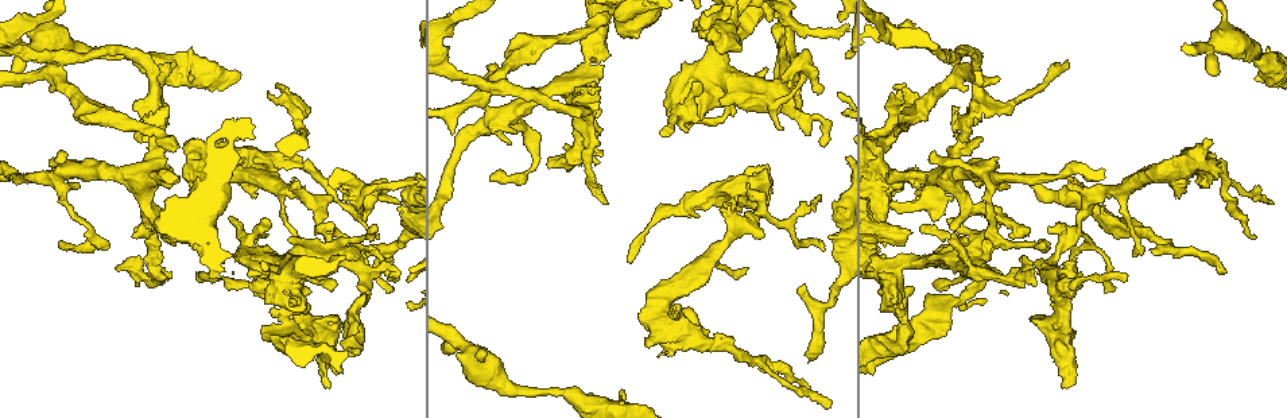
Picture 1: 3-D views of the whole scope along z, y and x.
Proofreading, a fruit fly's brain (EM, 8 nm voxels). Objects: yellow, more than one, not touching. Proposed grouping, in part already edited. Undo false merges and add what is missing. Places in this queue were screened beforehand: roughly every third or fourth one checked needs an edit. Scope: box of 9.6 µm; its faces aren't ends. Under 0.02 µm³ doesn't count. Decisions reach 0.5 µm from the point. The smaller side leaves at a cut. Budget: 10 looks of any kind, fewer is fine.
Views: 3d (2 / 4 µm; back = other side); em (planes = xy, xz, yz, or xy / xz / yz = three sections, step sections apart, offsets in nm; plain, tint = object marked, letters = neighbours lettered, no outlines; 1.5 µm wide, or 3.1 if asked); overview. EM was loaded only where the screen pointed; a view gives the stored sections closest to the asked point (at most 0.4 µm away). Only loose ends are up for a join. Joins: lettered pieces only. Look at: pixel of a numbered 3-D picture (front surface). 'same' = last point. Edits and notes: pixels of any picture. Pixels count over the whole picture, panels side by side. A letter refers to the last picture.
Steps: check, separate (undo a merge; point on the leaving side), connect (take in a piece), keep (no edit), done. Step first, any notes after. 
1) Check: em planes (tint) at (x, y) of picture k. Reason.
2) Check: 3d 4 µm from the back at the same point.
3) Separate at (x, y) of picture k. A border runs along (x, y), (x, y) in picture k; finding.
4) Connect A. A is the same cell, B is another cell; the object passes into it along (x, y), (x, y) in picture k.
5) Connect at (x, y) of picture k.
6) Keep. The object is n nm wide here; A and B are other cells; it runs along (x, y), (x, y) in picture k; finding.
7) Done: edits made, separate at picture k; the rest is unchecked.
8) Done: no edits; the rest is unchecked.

Check: 3d 2 µm at (724, 203) of picture 1. Free end.

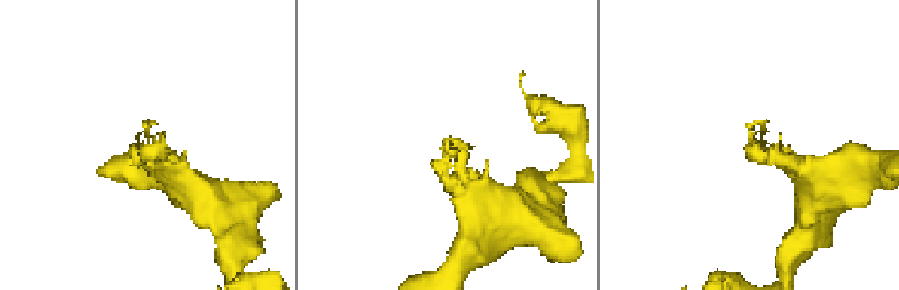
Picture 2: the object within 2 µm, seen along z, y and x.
Check: em planes (plain) at (145, 120) of picture 2.

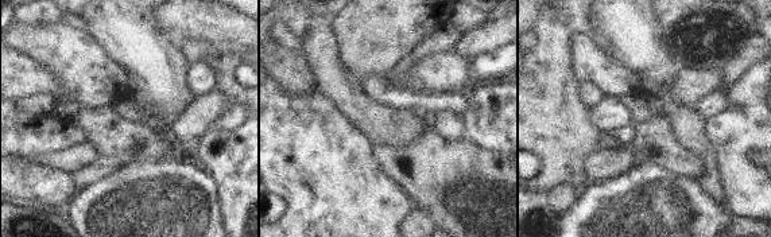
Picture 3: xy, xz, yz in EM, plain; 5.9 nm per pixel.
Check: em planes (letters) at the same point. See the neighbours.

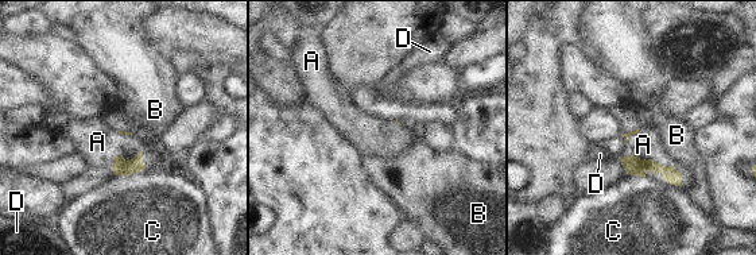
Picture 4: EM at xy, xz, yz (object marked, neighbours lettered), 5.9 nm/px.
Connect A. The longest contact is with A, 220 nm; A is the same cell, B, C and D are other cells; the object passes into it along (120, 166), (131, 158), (97, 142) in picture 4; it goes on there.

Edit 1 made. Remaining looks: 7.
Check: overview. See it whole again.

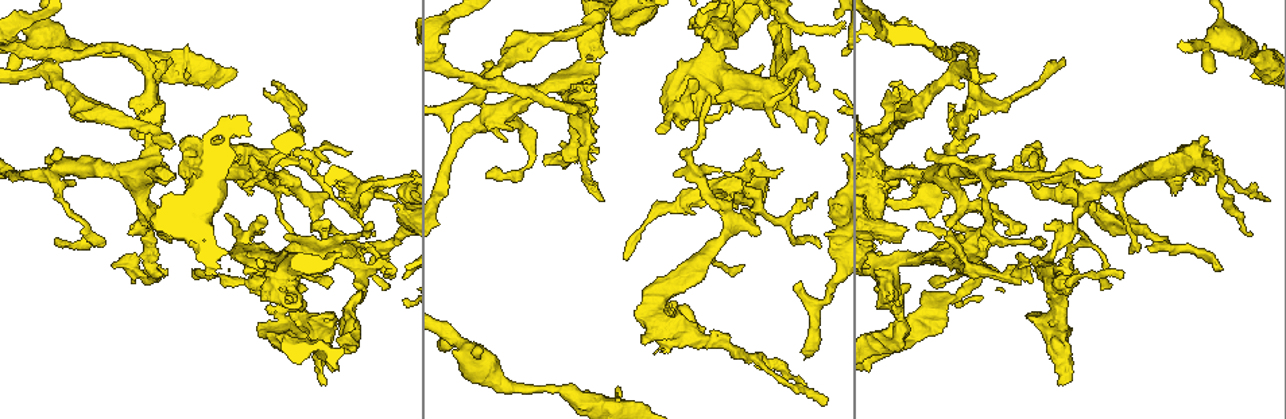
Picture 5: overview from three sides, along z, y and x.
Check: em planes (plain) at (818, 140) of picture 5. Free end.

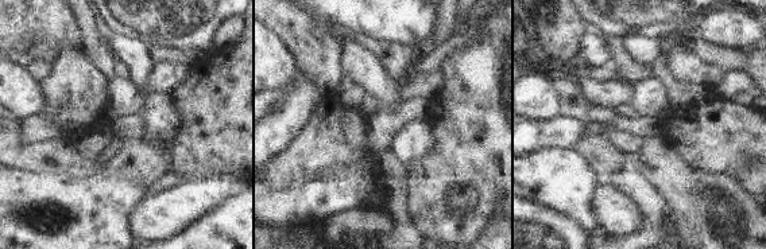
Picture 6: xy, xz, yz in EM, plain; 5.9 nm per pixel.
Check: em planes (letters) at the same point.

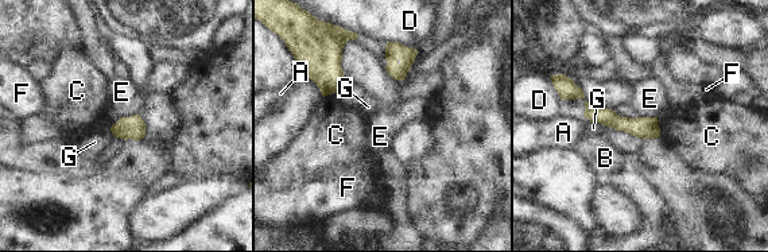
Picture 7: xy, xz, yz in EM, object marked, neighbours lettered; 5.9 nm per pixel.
Keep. A, B, C, D, E, F and G are other cells; a border runs along (656, 116), (660, 135) in picture 7; no lettered piece goes on from it.

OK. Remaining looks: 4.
Check: 3d 4 µm at (923, 291) of picture 5. Free end.

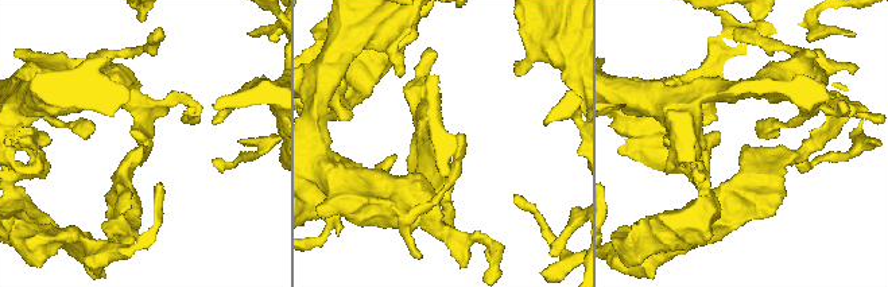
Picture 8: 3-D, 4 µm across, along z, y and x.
Check: em planes (letters) at (746, 146) of picture 8. Need the tissue.

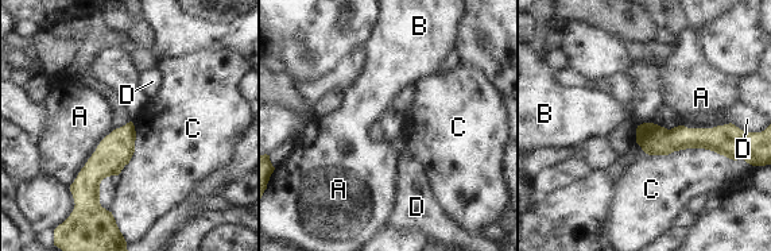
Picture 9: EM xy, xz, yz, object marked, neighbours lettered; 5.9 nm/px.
Keep. The object is 180 nm wide here; A, B, C and D are other cells; it runs along (728, 132), (719, 138), (639, 139) in picture 9; none of them fits.

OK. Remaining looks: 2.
Check: 3d 2 µm at (808, 357) of picture 5.

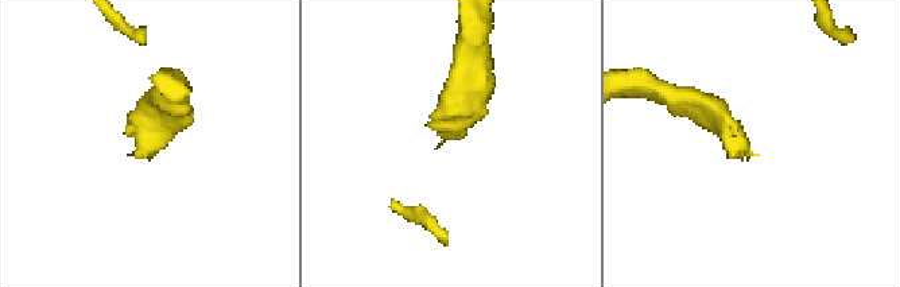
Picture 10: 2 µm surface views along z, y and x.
Check: em planes (letters) at (442, 144) of picture 10.

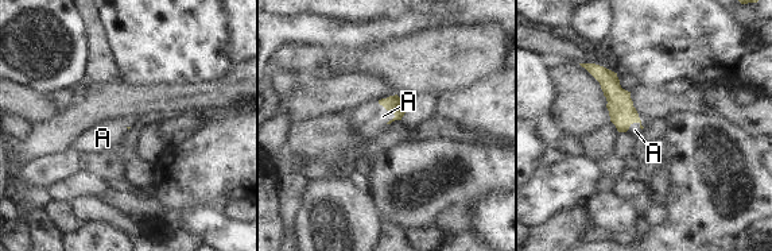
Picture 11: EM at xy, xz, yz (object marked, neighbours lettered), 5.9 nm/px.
Connect A. The longest contact is with A, 130 nm; A is the same cell; it goes on there.

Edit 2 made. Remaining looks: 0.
Done: edits made, connect at picture 4, connect at picture 11; the rest is unchecked.

